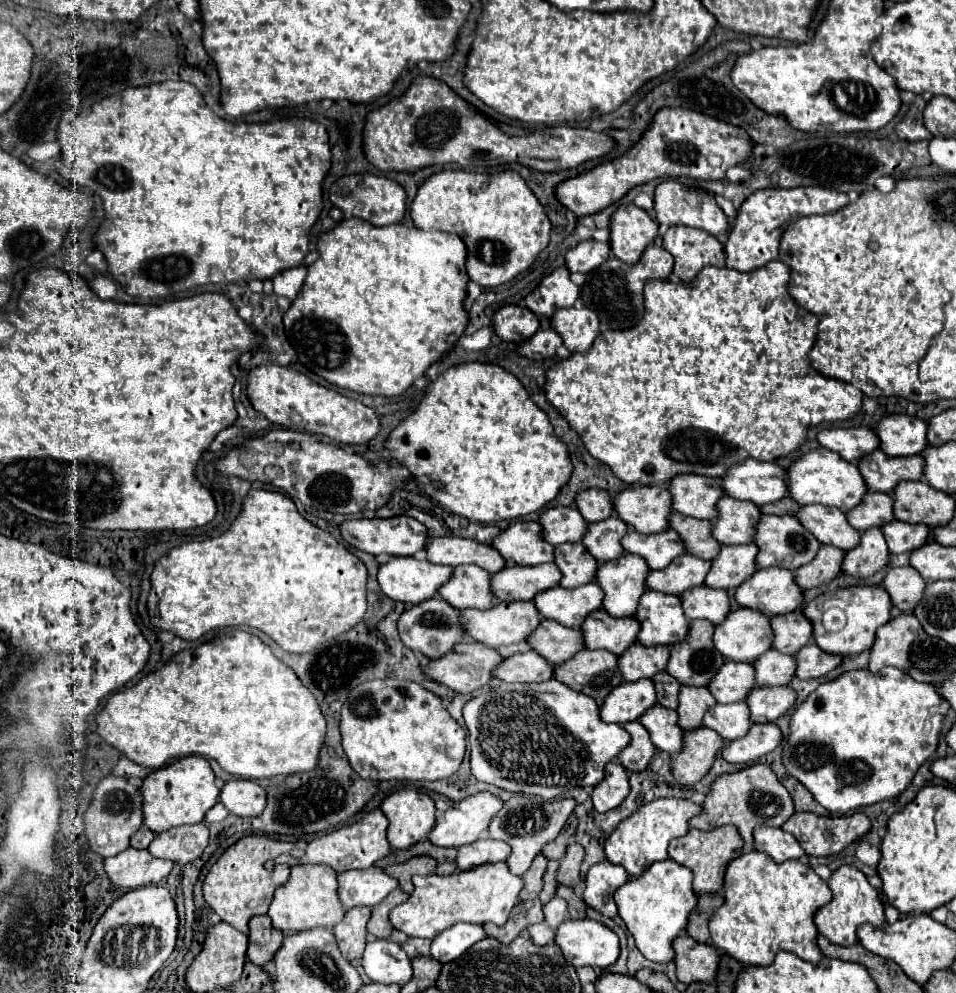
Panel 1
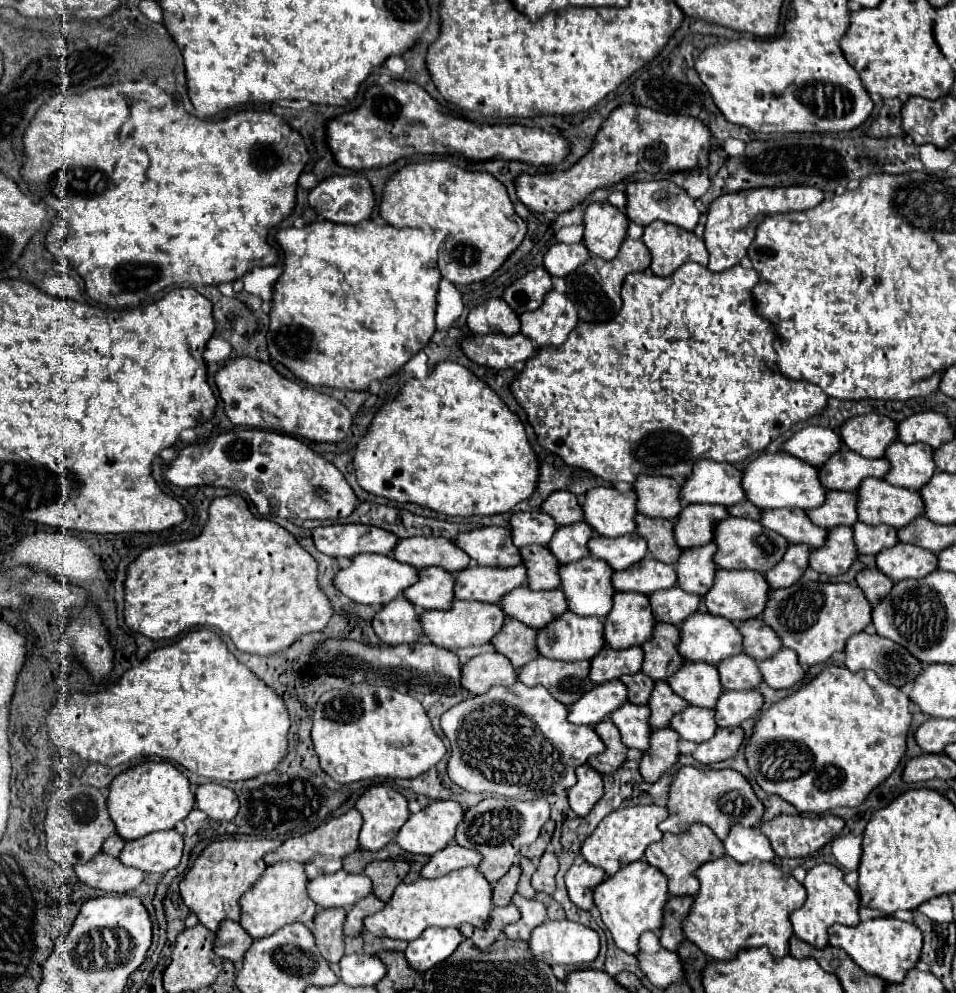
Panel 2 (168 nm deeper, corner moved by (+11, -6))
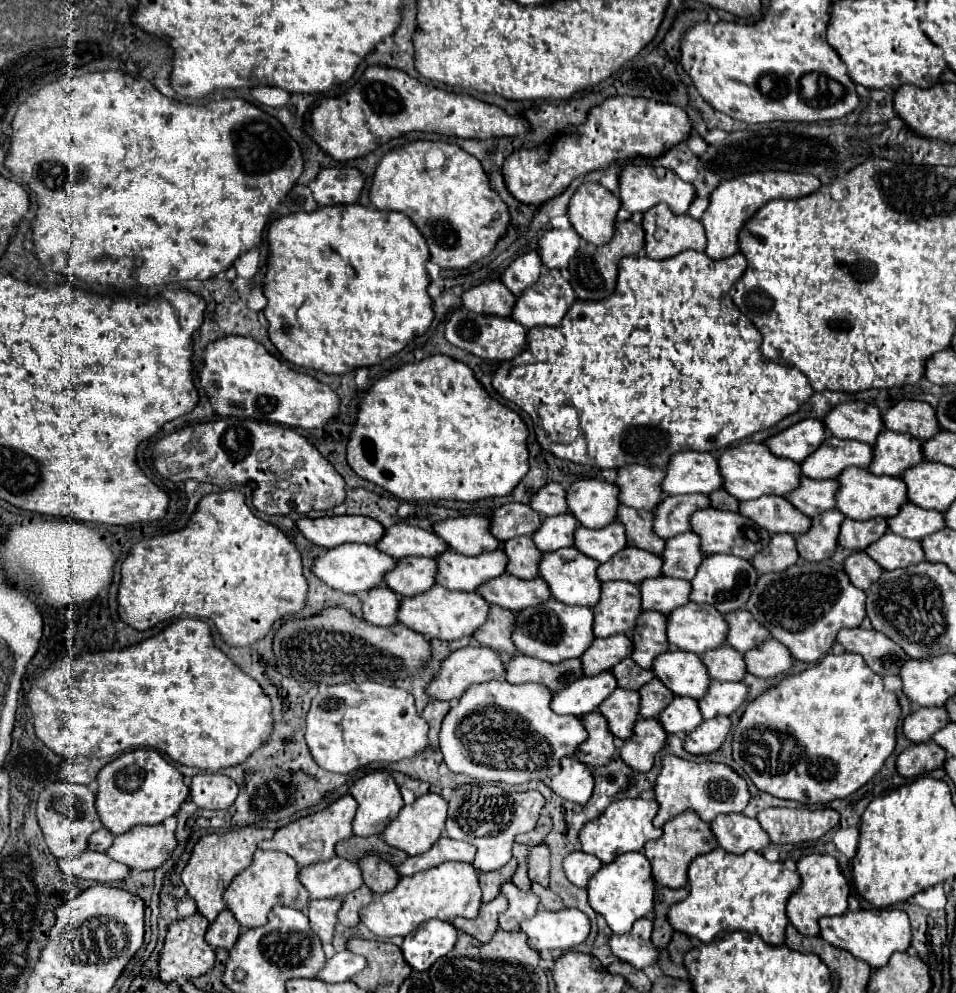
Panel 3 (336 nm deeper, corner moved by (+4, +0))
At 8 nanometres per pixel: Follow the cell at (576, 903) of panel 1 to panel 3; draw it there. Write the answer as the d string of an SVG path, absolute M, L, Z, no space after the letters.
M533 884L531 892L535 892L535 894L539 896L539 900L541 900L539 904L541 904L541 908L545 908L545 910L561 910L561 908L565 908L565 906L563 906L563 900L561 900L553 890L543 888L541 884Z

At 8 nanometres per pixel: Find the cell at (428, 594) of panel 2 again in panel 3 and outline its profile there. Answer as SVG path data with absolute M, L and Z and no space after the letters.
M407 556L397 562L397 568L385 576L385 584L399 596L409 598L427 592L435 586L437 560Z

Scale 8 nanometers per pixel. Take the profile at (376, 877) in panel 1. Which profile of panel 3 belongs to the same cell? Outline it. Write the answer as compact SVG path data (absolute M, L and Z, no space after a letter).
M345 858L305 866L299 870L301 884L309 890L311 898L343 898L363 886L361 868Z

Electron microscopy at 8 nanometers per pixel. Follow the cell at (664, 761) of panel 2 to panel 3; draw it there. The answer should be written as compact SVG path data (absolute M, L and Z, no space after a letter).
M639 718L633 738L621 742L621 758L635 772L649 772L655 764L655 756L665 748L667 732L661 730L657 718Z

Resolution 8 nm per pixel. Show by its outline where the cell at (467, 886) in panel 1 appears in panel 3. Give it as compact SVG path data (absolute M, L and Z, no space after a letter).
M445 862L427 872L403 876L391 892L375 896L373 902L361 910L361 914L363 924L373 934L391 938L391 936L407 936L431 918L447 922L453 922L457 916L475 918L481 904L483 900L477 868L473 868L473 864L469 862Z

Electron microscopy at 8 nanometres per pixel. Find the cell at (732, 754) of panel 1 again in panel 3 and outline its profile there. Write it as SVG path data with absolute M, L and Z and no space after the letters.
M717 716L713 720L705 720L697 730L687 734L685 750L691 754L711 754L721 748L725 738L731 732L731 718Z

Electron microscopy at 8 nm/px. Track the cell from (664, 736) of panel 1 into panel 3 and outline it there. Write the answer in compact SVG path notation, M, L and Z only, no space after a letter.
M617 688L617 692L613 692L605 702L601 702L599 710L607 718L609 730L617 738L629 740L629 736L633 736L633 724L639 718L639 706L641 706L639 692Z

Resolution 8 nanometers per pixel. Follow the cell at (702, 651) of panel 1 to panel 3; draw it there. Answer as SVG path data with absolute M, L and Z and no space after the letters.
M643 612L633 630L633 660L641 668L651 668L655 658L663 652L669 652L667 640L667 616L661 612Z

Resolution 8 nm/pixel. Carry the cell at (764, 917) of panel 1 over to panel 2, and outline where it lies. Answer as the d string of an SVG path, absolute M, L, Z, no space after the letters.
M726 856L718 860L710 860L702 864L694 876L700 882L698 896L694 898L694 904L688 912L688 918L682 920L682 930L684 936L694 942L704 954L716 958L716 960L730 960L738 950L742 948L756 948L756 946L766 946L770 952L778 958L788 954L788 940L792 936L790 928L790 912L802 906L806 900L806 890L804 886L794 880L790 874L786 874L780 866L774 862L748 862L748 864L738 864L730 862Z

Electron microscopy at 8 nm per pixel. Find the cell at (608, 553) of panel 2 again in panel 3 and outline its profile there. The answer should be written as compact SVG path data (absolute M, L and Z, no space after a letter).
M617 522L601 530L579 526L575 530L575 548L599 562L611 560L617 552L621 552L621 548L627 548L625 528L621 528L621 524Z

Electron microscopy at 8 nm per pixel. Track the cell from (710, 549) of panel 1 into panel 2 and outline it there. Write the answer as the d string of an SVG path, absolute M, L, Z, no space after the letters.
M636 514L636 534L640 534L648 542L648 552L652 554L652 558L664 564L674 564L678 560L678 554L682 554L682 550L674 542L670 520Z

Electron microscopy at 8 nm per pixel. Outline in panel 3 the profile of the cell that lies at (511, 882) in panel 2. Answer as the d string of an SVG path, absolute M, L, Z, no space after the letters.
M509 860L503 868L493 870L493 872L481 872L479 884L483 890L483 896L499 896L501 894L501 884L509 882L513 878L513 872L517 868L517 860Z

